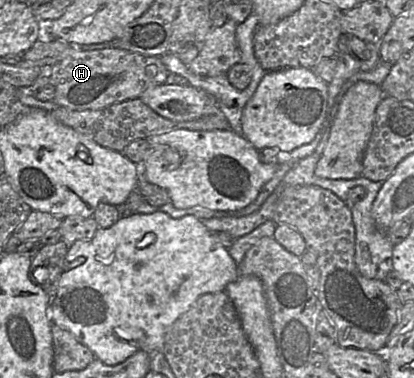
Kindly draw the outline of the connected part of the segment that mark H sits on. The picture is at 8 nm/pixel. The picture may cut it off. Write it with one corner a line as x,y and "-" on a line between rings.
115,47
75,50
52,65
48,75
55,87
53,102
70,110
100,110
114,103
139,98
150,87
165,83
170,72
158,56

